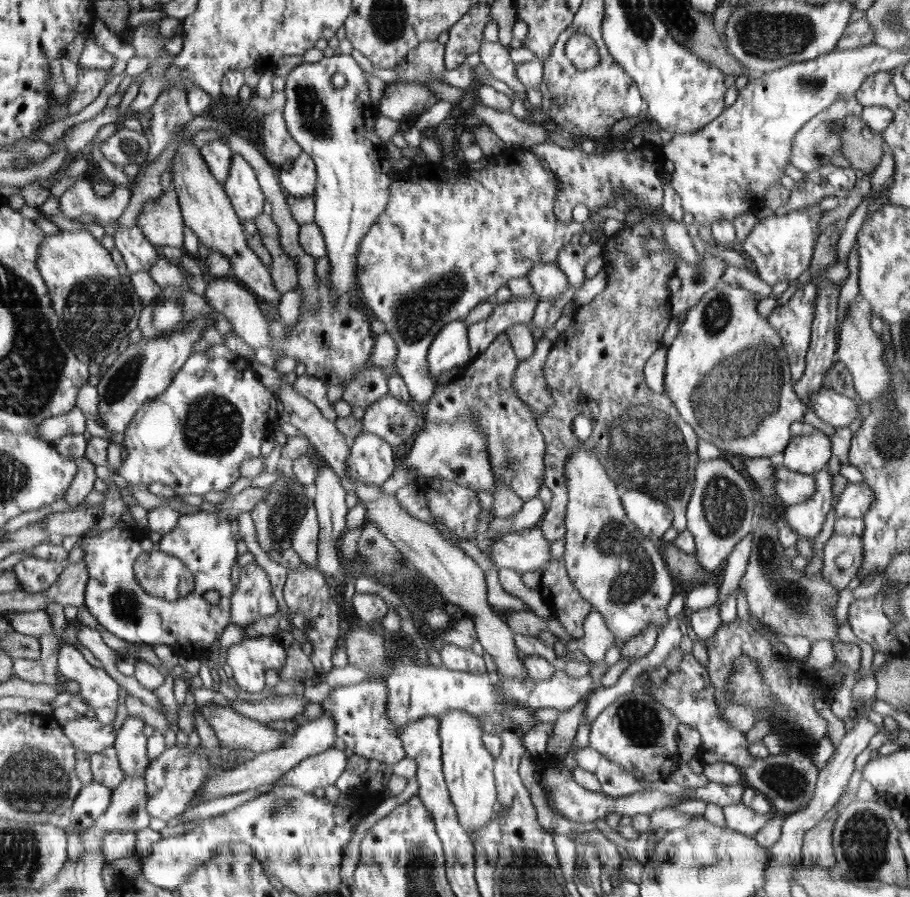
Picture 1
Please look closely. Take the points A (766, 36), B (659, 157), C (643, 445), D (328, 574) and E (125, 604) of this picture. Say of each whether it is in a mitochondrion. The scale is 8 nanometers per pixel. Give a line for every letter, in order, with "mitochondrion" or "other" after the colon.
A: mitochondrion
B: other
C: mitochondrion
D: other
E: mitochondrion

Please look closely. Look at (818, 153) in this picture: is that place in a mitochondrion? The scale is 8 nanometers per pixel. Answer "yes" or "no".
yes

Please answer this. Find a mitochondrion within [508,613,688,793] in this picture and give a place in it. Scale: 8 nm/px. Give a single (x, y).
(641, 724)

